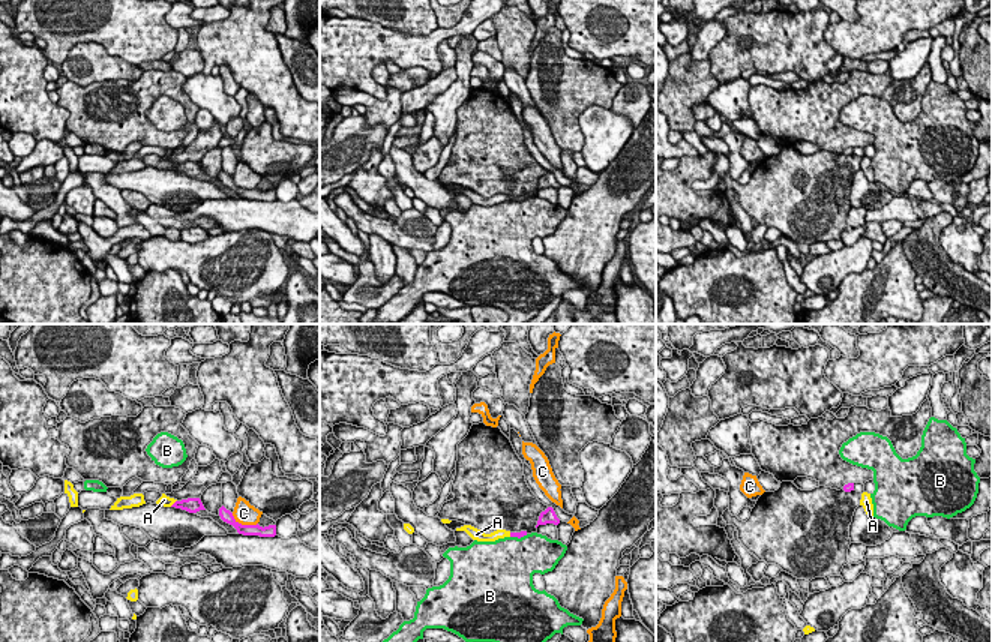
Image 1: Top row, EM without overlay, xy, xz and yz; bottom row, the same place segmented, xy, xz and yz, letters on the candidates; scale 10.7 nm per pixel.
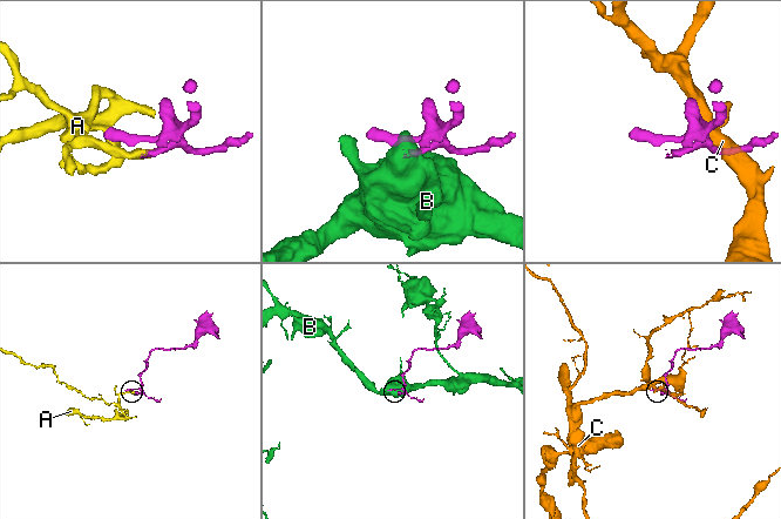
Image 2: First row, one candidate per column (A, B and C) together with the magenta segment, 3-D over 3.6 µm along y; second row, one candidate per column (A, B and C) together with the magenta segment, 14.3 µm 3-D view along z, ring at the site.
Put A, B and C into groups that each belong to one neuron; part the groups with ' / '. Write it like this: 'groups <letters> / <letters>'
groups A / B / C

